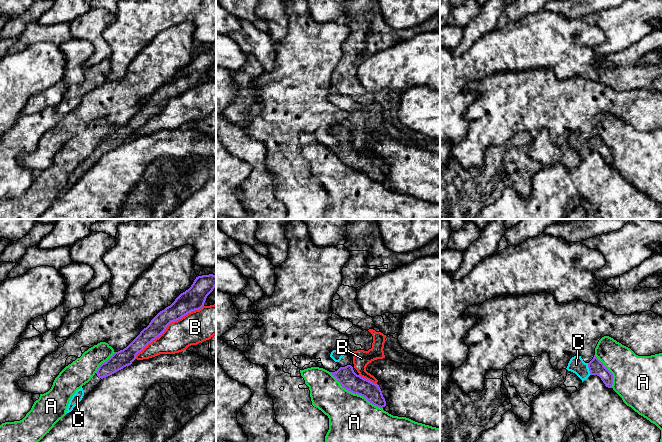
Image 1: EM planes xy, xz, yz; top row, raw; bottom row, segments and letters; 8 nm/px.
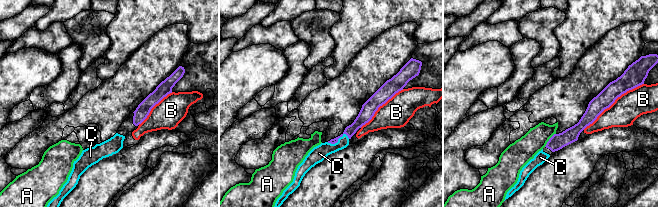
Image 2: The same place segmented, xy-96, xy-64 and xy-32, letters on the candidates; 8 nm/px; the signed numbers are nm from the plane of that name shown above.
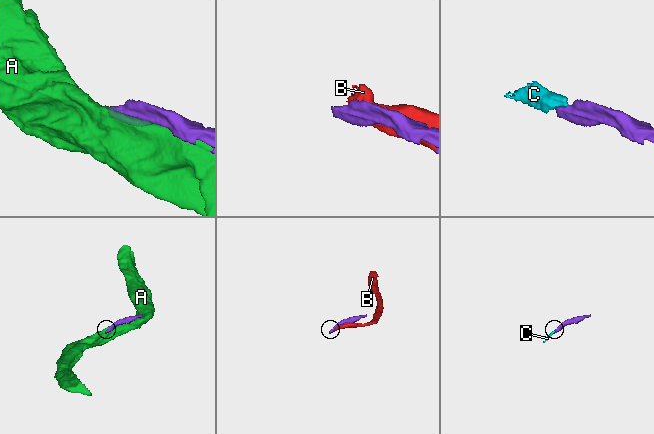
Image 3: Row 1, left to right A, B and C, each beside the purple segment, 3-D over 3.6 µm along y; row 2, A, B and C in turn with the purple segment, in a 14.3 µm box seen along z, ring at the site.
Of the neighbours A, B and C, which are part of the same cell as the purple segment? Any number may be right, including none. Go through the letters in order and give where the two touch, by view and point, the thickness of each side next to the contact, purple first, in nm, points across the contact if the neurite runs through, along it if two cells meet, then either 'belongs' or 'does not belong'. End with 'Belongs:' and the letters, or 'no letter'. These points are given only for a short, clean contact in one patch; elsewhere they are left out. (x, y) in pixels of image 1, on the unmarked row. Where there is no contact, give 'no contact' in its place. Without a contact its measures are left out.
A: xz (355, 169) | 150/420 nm | does not belong
B: xy (167, 101) | 170/260 nm | does not belong
C: yz (589, 145) | 120/130 nm | across yz (596, 143), (589, 145), (581, 145), (576, 140) | belongs
Belongs: C

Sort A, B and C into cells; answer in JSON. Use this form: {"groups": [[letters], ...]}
{"groups": [["A"], ["B"], ["C"]]}

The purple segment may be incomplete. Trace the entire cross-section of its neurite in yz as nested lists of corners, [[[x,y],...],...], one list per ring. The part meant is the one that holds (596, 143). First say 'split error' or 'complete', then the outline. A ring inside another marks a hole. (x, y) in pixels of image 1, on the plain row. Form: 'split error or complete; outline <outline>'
split error; outline [[[576,131],[570,135],[566,145],[575,149],[582,158],[590,151],[597,151],[601,154],[606,163],[612,164],[613,150],[596,132],[594,132],[589,139],[585,139],[581,132]]]

